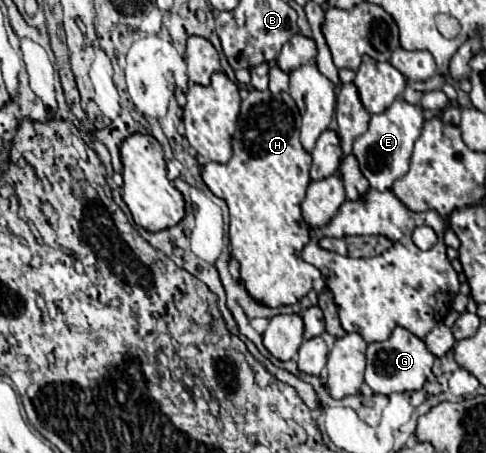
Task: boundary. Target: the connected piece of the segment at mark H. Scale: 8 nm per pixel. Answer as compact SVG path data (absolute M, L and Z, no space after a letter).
M252 90L244 100L238 116L238 128L234 132L232 148L234 154L226 164L208 162L202 168L202 178L210 192L222 198L230 210L230 246L232 256L240 262L240 278L252 298L278 308L284 304L294 304L306 296L314 286L314 278L320 272L302 260L300 252L310 240L310 228L302 218L300 202L304 200L306 188L310 184L310 152L306 152L298 140L300 132L300 112L288 92L272 94L270 90Z

